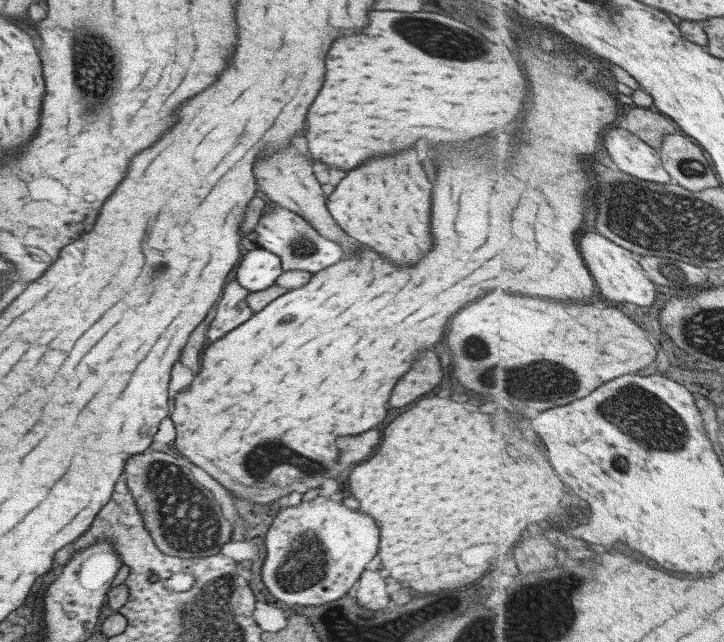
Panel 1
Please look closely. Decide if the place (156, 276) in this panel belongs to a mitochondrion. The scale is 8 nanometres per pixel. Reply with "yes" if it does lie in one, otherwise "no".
yes

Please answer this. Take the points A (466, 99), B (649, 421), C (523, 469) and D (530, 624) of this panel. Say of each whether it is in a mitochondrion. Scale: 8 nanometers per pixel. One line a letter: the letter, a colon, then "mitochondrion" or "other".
A: other
B: mitochondrion
C: other
D: mitochondrion

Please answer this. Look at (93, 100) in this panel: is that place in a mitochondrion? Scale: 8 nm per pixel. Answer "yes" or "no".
yes

